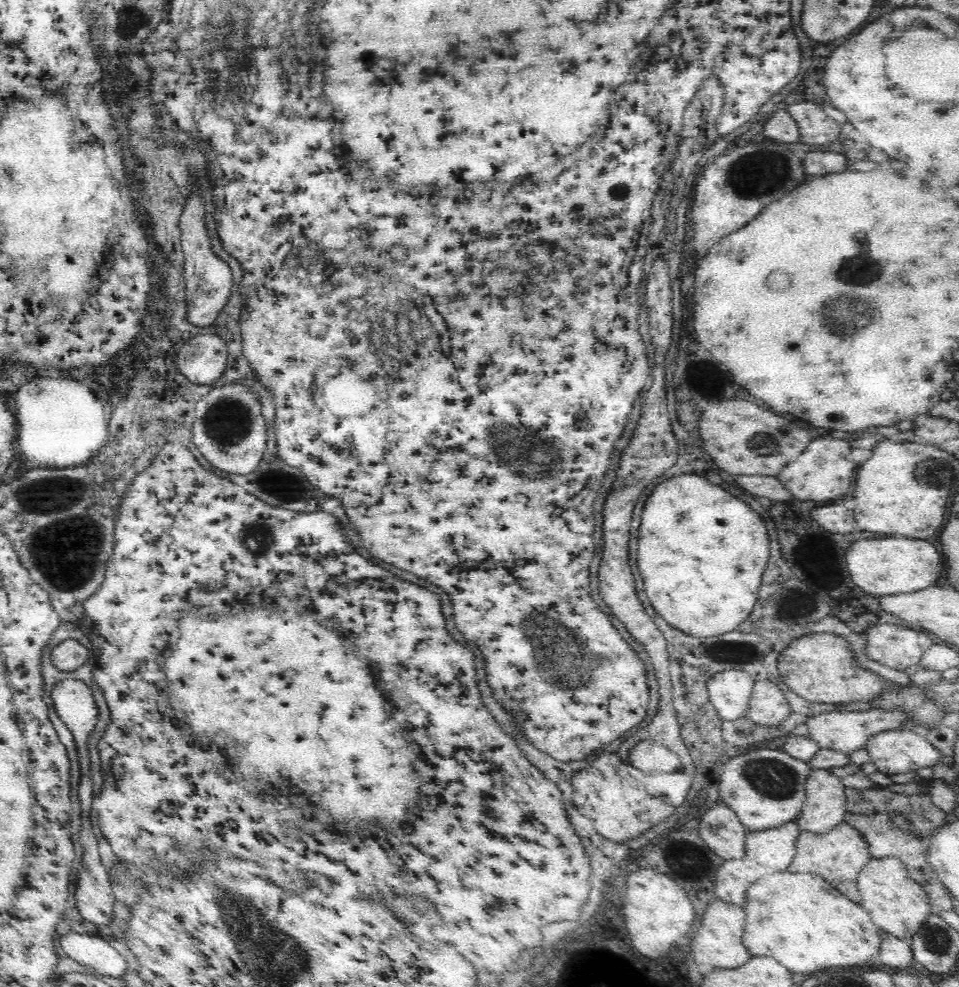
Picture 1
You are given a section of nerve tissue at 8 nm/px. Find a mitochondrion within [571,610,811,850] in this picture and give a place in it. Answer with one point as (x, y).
(770, 775)

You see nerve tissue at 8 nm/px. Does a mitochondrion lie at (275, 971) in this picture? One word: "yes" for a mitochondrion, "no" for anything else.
yes

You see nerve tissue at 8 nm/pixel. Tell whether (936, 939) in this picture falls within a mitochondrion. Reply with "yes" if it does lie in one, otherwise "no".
yes

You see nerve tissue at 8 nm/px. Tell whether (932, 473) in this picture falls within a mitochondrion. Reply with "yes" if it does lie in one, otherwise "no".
yes

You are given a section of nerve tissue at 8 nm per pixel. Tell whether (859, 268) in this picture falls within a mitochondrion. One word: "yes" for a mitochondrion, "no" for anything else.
yes

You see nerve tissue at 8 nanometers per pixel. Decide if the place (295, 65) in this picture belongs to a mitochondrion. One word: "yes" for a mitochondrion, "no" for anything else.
no

